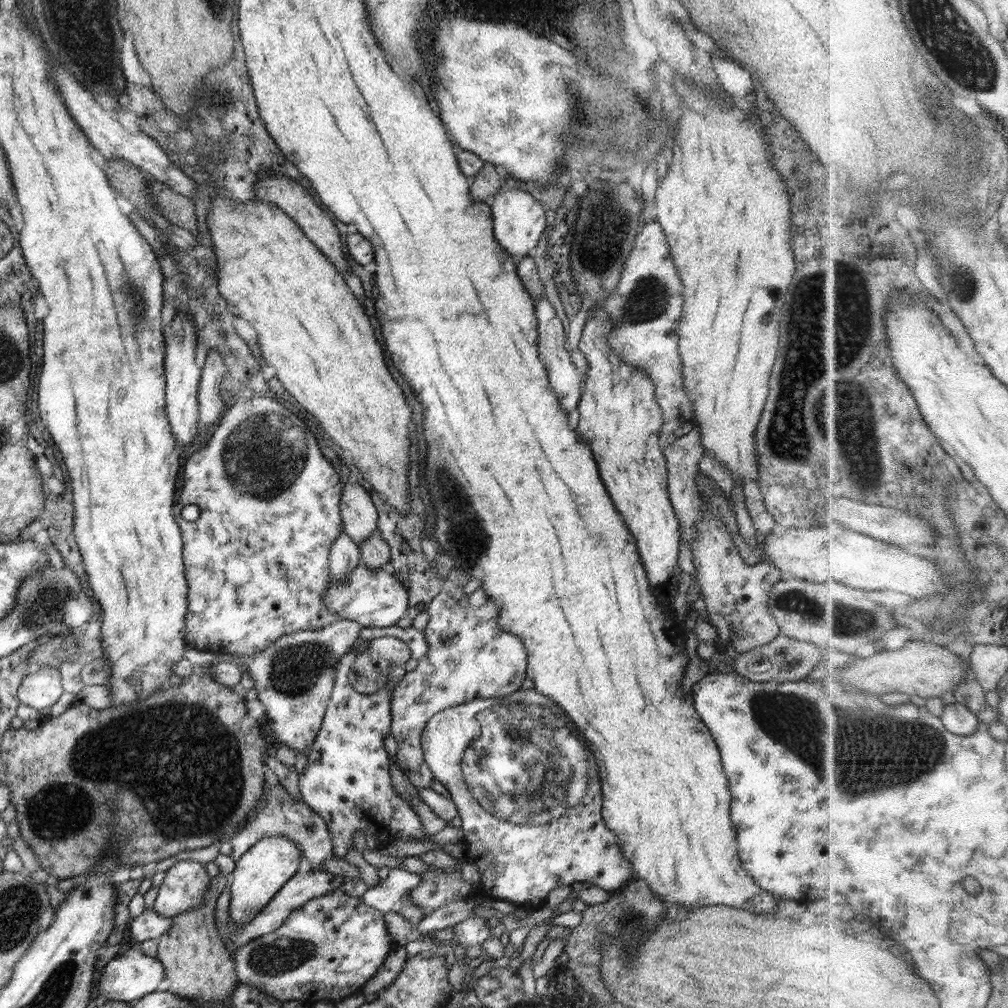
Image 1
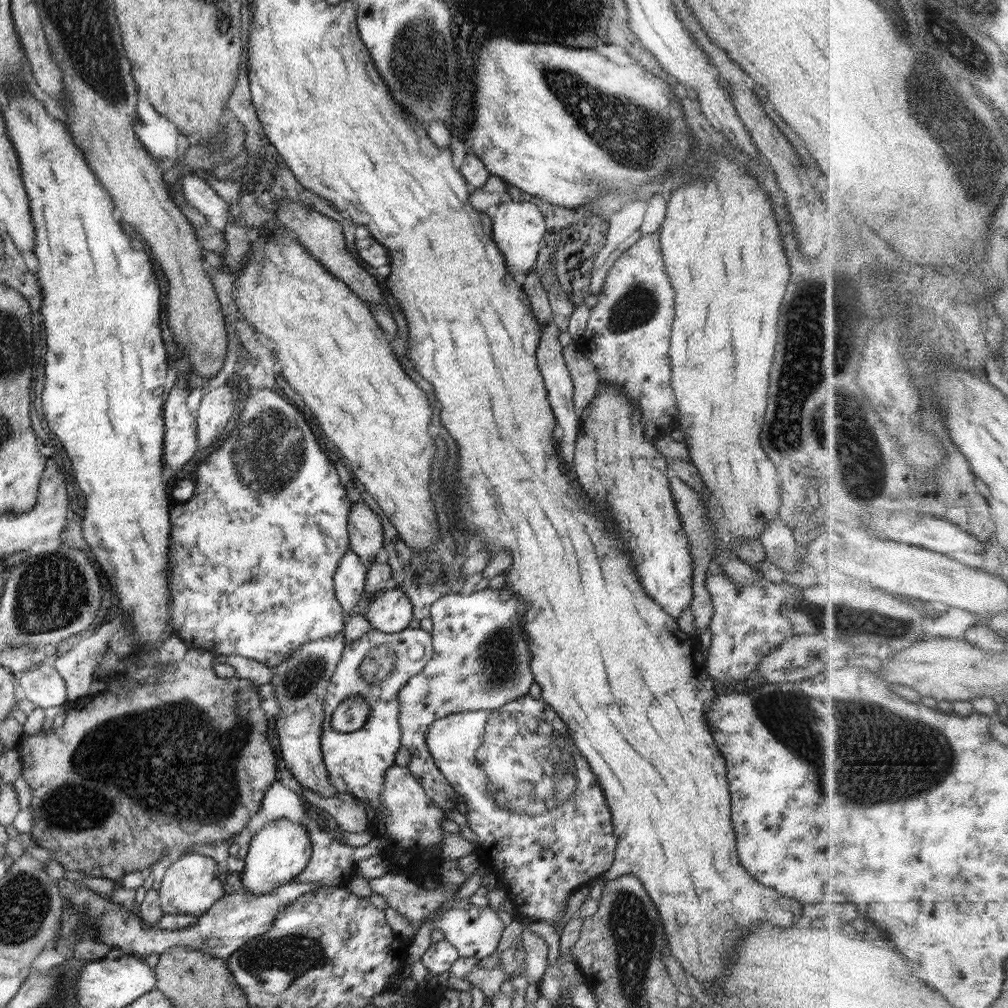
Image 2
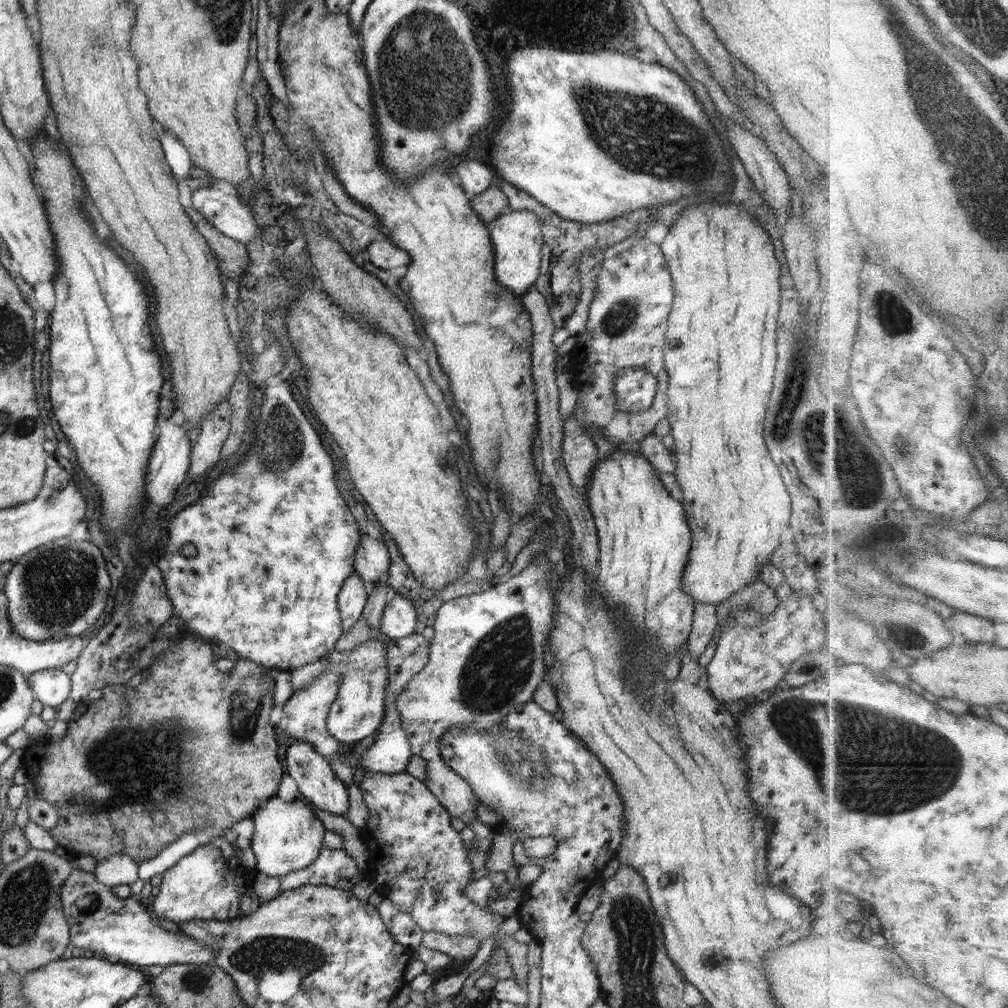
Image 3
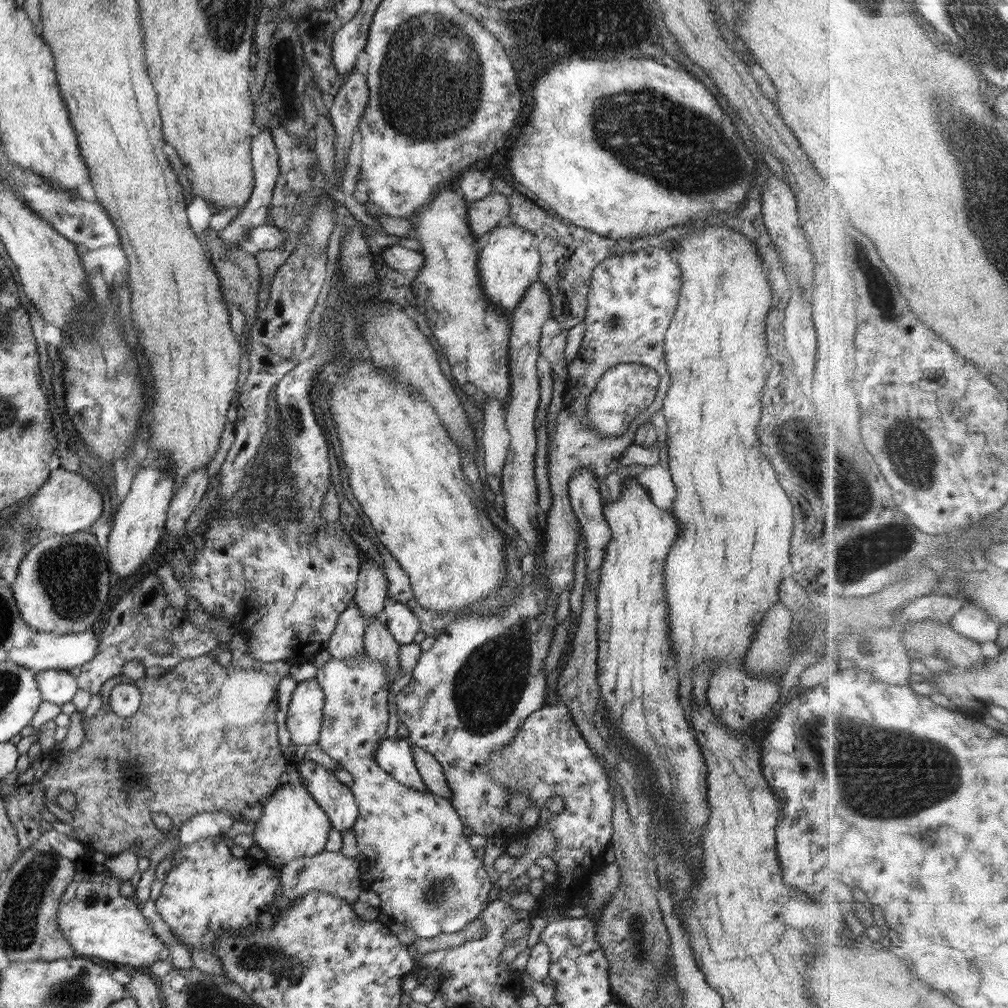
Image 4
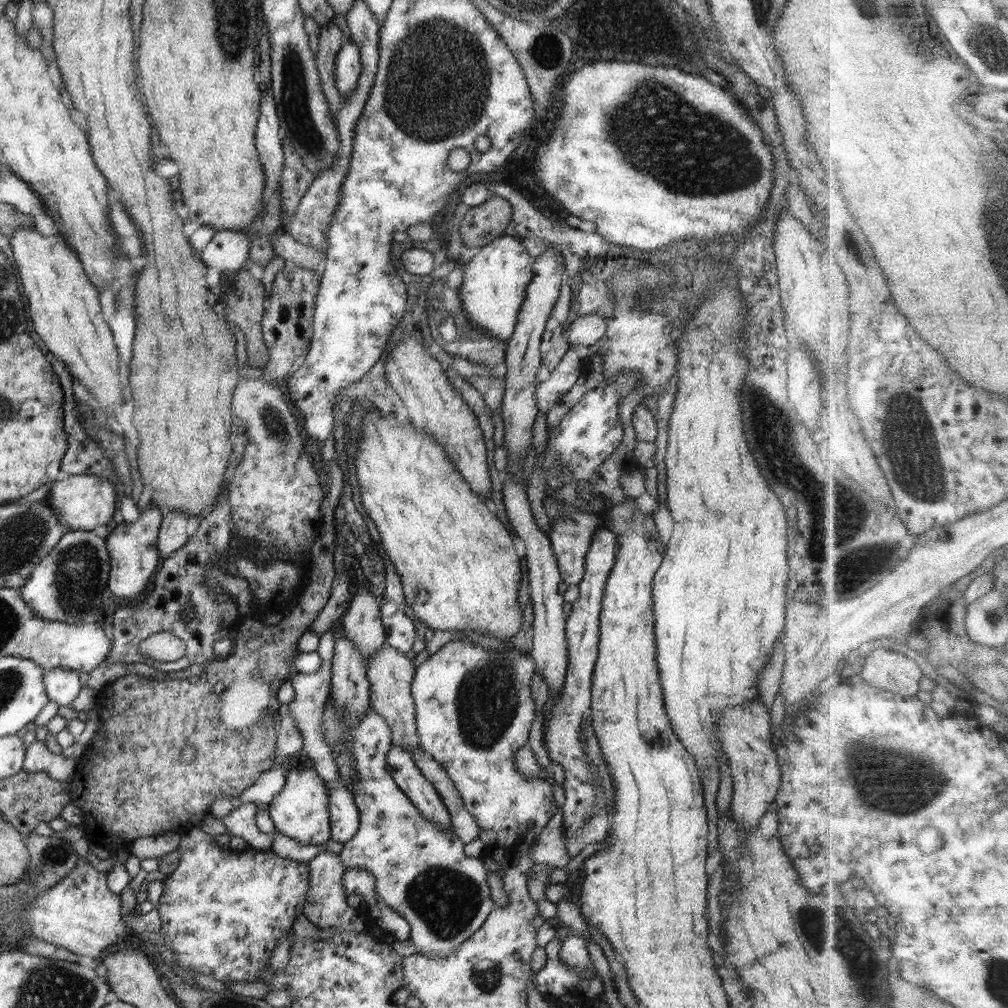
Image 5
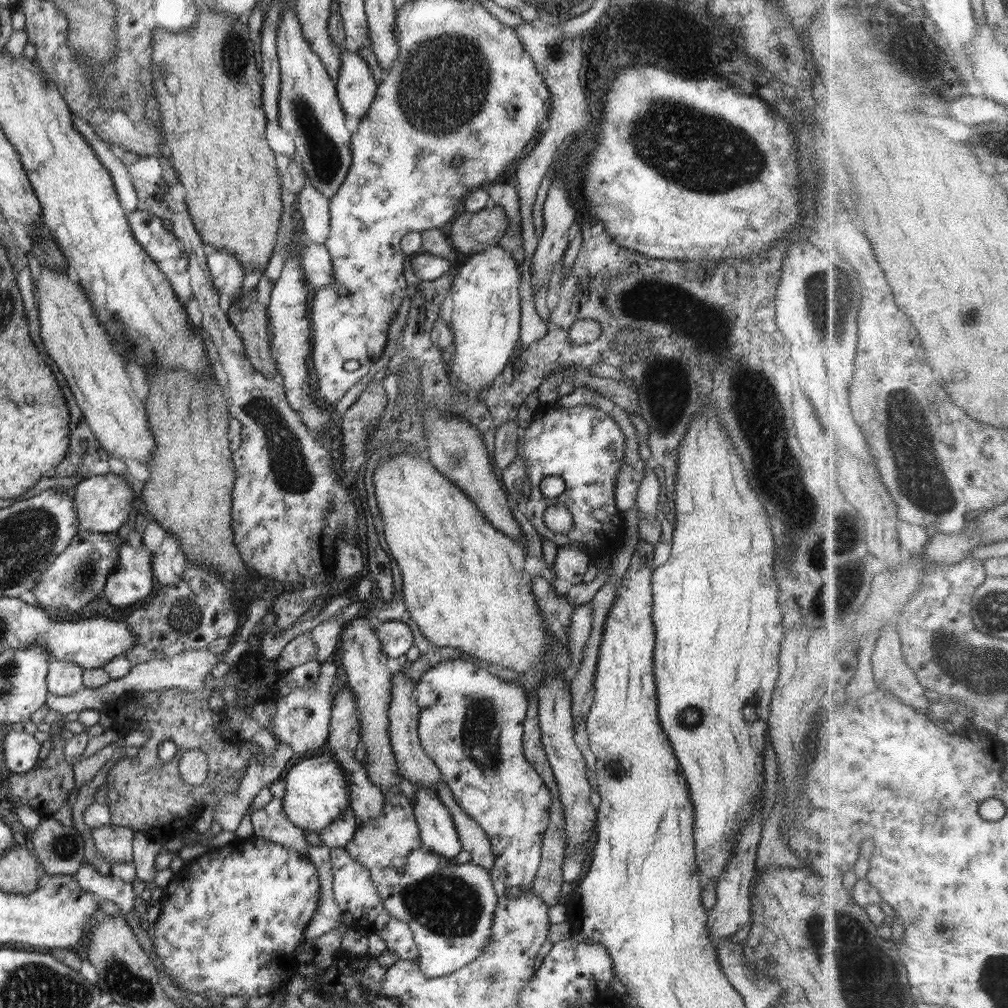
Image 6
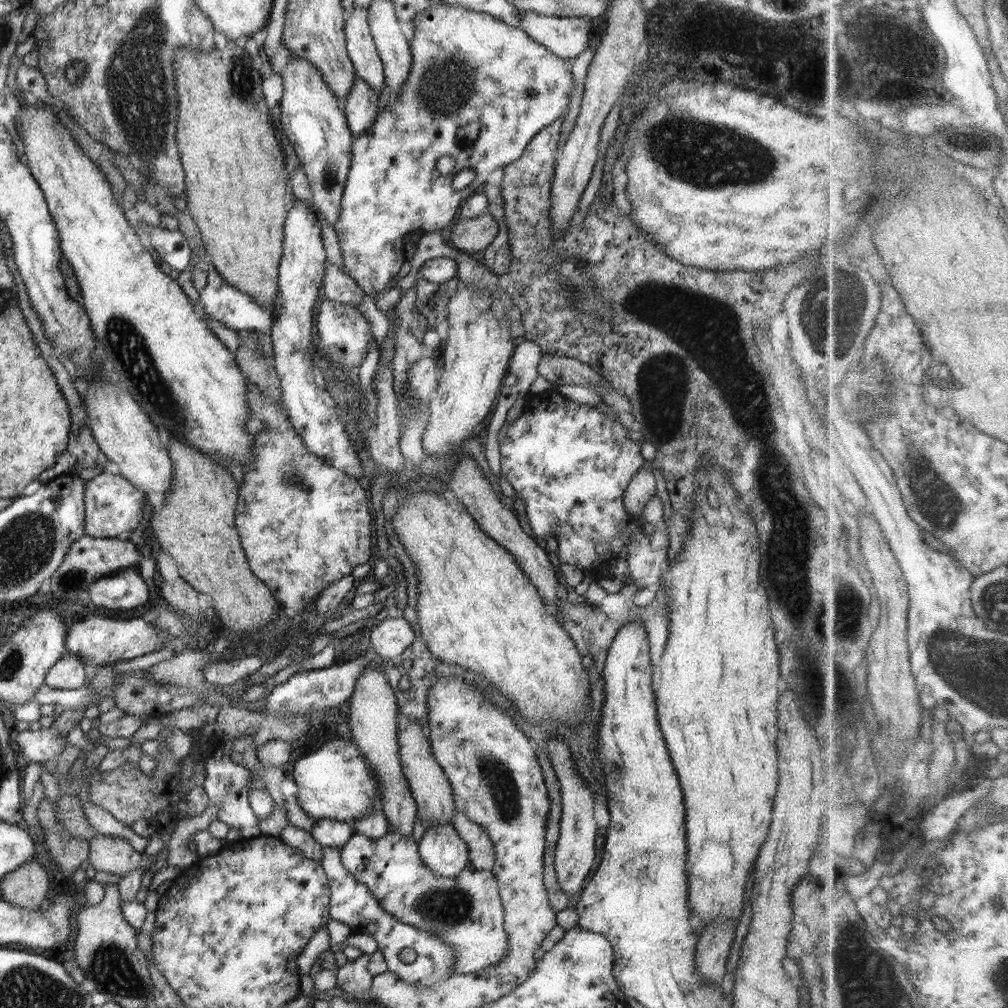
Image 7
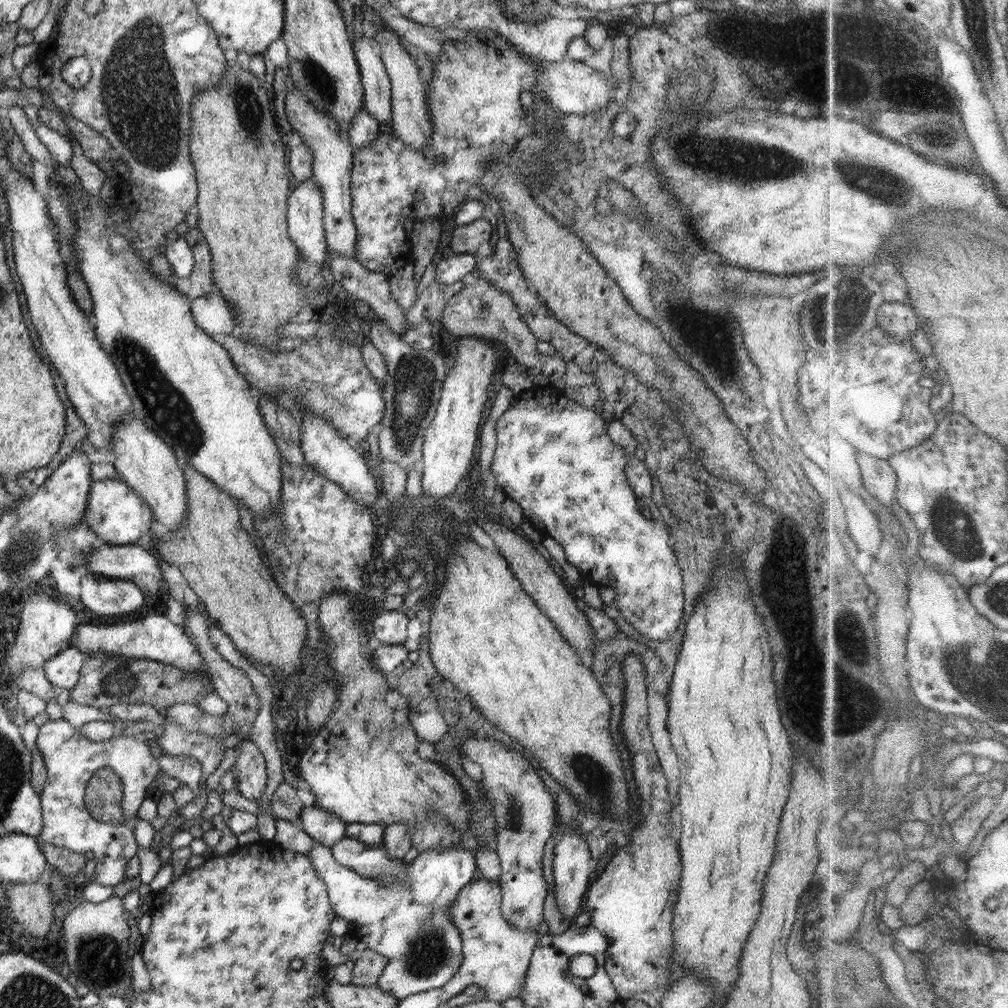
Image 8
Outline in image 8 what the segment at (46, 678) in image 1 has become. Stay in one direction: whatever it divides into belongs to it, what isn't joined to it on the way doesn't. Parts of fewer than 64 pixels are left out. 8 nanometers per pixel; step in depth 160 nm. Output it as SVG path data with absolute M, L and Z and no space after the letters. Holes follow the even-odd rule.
M73 647L56 654L43 666L47 680L54 687L71 691L79 682L80 671L86 661L86 656Z

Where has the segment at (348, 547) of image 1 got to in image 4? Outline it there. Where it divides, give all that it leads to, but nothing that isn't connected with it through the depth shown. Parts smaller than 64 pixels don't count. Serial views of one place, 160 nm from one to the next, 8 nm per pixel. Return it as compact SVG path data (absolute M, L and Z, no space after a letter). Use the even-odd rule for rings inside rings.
M354 602L338 618L334 633L328 638L327 652L336 660L356 658L365 651L363 646L369 620Z

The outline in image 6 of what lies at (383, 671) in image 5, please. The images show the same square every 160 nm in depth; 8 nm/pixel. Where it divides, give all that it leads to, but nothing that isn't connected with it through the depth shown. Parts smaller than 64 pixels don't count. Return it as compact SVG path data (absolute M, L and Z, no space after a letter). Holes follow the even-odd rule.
M402 671L394 672L392 678L392 700L390 700L388 707L388 734L398 771L417 788L428 787L435 792L438 781L443 776L440 769L436 767L436 764L434 764L422 749L417 731L419 712L420 707L415 701L415 686L412 684L412 680L406 678Z

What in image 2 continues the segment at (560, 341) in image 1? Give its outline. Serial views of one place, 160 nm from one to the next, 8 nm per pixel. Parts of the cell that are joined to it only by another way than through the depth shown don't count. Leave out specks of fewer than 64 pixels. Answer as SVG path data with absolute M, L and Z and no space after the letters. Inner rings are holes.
M553 320L542 325L541 335L535 355L540 374L543 376L543 381L547 390L548 402L553 410L553 416L556 420L557 426L561 428L561 440L568 442L568 444L572 444L572 442L576 440L581 426L579 415L577 414L573 403L573 380L565 363L563 355L564 347L562 347L562 344L558 341L560 333L561 330Z

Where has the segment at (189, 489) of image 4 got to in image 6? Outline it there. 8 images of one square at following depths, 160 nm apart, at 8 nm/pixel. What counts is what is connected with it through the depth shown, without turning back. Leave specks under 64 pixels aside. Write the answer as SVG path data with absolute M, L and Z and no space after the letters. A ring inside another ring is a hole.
M166 531L160 548L151 557L153 575L162 587L174 586L184 576L185 552L181 547L181 540L170 531Z

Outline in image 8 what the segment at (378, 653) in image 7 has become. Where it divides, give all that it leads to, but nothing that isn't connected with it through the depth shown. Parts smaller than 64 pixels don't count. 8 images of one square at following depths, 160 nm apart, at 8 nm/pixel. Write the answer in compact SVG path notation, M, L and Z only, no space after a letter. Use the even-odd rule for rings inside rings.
M380 610L380 615L372 622L374 638L382 645L403 645L407 640L408 616L397 610Z

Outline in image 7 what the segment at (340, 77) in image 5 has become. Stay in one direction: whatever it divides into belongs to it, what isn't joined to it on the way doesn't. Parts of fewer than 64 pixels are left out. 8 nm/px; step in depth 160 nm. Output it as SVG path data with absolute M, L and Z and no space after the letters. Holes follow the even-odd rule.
M356 76L350 92L341 103L347 125L355 137L362 136L364 131L375 121L378 109L379 94L366 81Z

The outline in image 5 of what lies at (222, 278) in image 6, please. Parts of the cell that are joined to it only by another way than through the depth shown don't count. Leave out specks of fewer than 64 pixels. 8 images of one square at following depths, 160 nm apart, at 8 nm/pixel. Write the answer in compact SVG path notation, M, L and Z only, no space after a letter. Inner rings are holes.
M222 229L203 248L200 254L206 268L217 268L222 277L232 277L234 272L242 270L249 259L251 236L244 231Z

